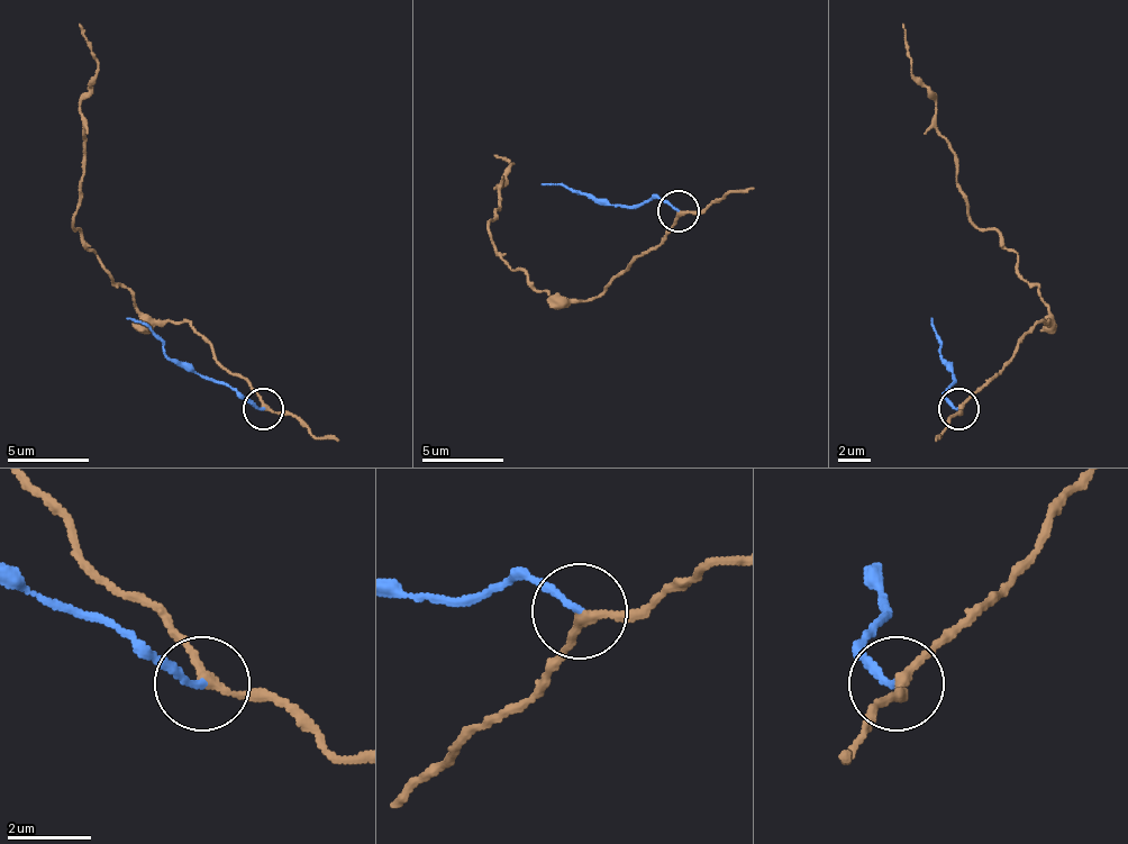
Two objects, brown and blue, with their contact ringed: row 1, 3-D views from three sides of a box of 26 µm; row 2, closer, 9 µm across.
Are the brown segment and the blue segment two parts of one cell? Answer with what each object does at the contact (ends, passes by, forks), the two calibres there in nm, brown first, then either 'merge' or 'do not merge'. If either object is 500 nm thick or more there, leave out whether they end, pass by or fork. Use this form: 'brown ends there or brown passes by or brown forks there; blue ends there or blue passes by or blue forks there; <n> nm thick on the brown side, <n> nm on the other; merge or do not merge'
brown passes by; blue ends there; 200 nm thick on the brown side, 150 nm on the other; do not merge

